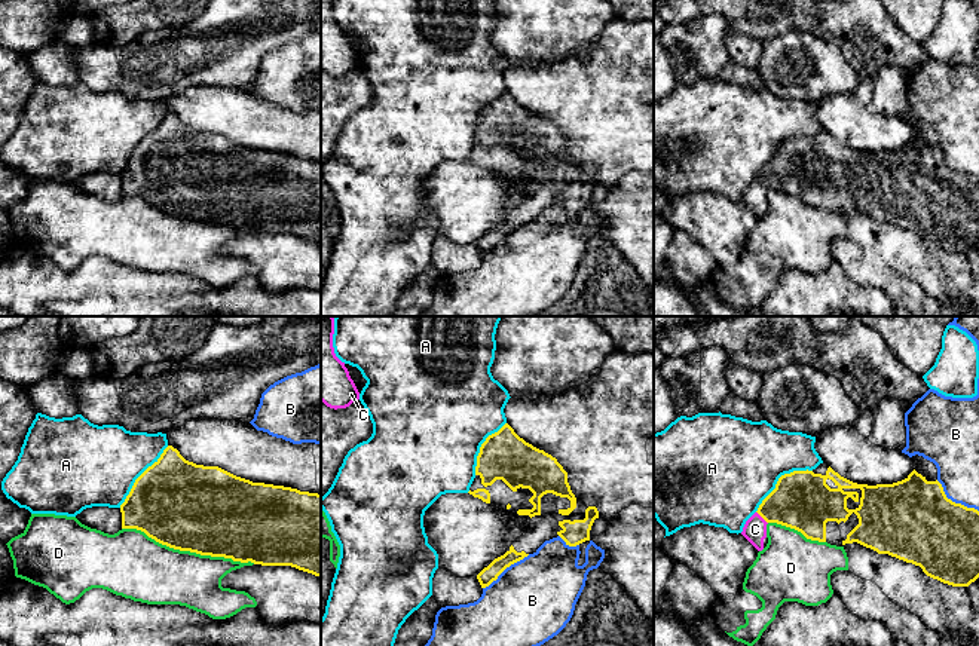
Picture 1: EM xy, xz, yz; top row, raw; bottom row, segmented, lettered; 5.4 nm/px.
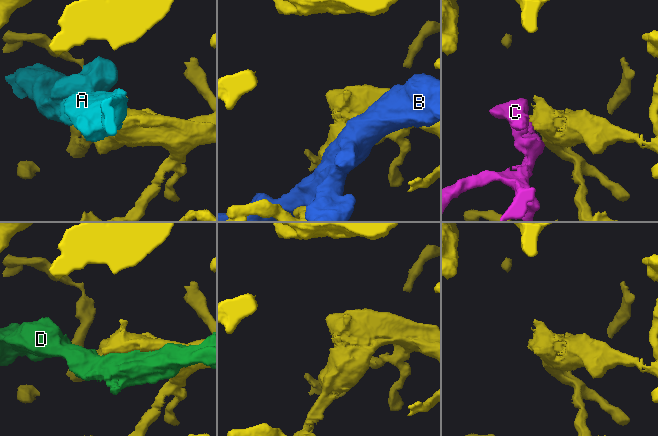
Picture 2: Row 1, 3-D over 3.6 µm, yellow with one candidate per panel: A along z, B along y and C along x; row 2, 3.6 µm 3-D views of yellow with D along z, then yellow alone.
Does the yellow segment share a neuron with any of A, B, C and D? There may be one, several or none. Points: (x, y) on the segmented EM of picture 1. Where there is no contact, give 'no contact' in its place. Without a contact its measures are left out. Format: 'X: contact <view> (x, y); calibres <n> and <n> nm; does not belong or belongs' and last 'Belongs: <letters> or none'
A: contact yz (779, 478); calibres 320 and 480 nm; does not belong
B: contact yz (954, 502); calibres 440 and 240 nm; does not belong
C: contact yz (761, 516); calibres 320 and 130 nm; belongs
D: contact xy (189, 550); calibres 480 and 340 nm; does not belong
Belongs: C

